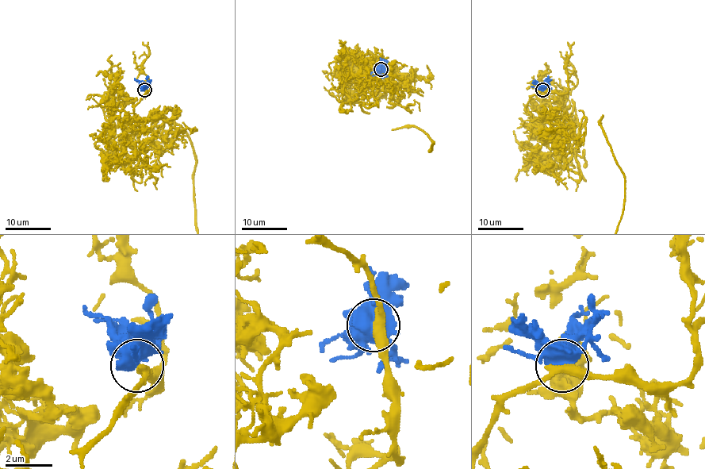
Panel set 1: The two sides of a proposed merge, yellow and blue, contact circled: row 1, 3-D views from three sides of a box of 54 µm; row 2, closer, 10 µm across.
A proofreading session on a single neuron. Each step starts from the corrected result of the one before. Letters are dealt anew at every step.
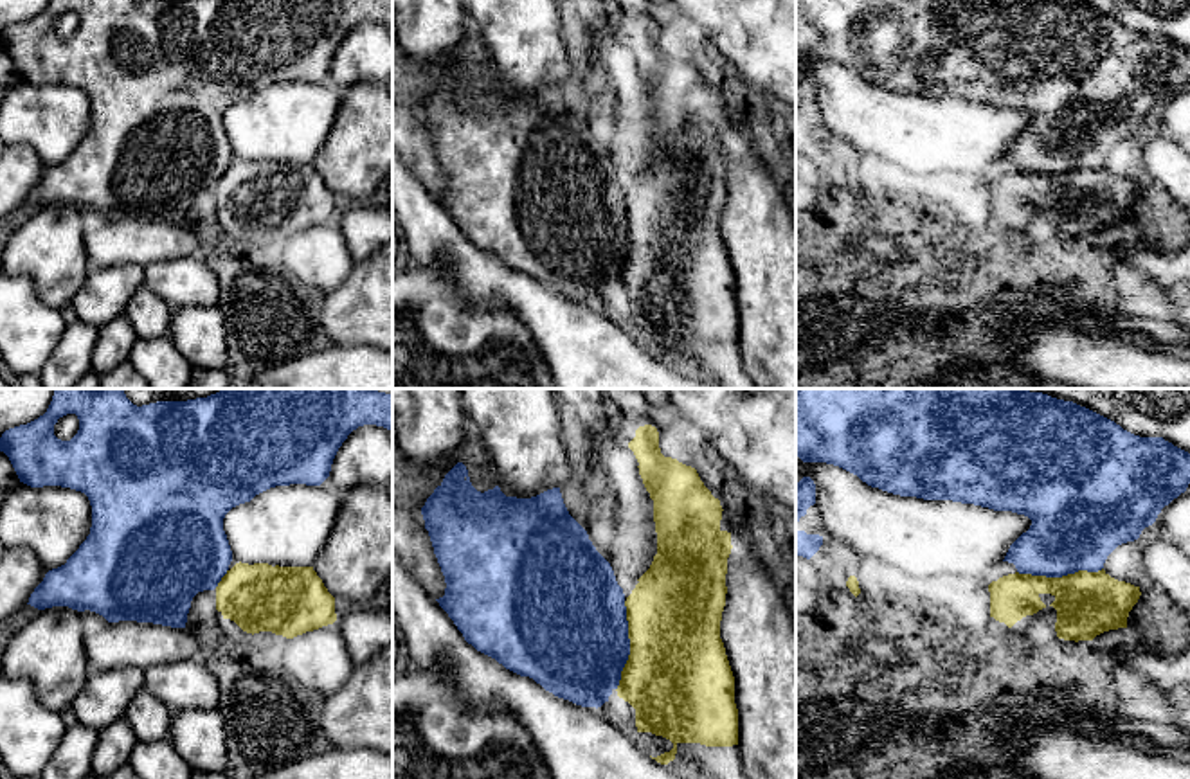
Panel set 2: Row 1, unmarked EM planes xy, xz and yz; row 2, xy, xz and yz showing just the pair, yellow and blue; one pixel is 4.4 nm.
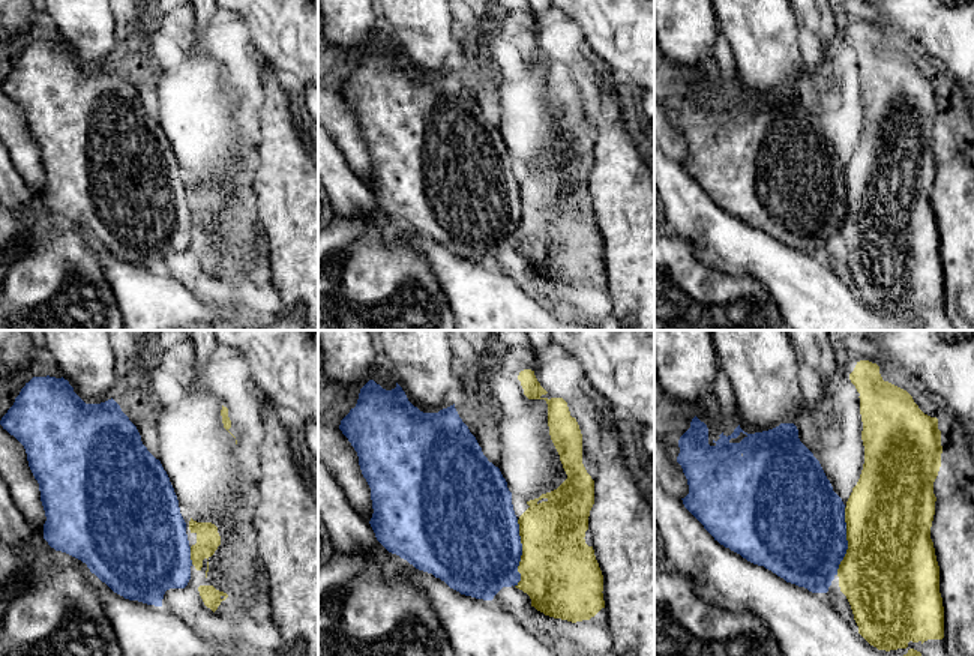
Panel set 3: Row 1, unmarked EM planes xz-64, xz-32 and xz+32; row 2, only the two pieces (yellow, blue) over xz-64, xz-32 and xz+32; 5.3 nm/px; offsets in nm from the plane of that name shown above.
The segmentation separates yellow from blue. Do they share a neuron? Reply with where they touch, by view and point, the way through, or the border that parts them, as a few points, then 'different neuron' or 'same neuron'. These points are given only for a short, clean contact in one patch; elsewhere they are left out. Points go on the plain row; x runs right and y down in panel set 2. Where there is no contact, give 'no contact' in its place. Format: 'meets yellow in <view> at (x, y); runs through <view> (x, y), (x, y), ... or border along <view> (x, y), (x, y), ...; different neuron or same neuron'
meets yellow in xz at (631, 243); runs through xz (677, 274), (649, 245), (631, 243), (575, 240); same neuron

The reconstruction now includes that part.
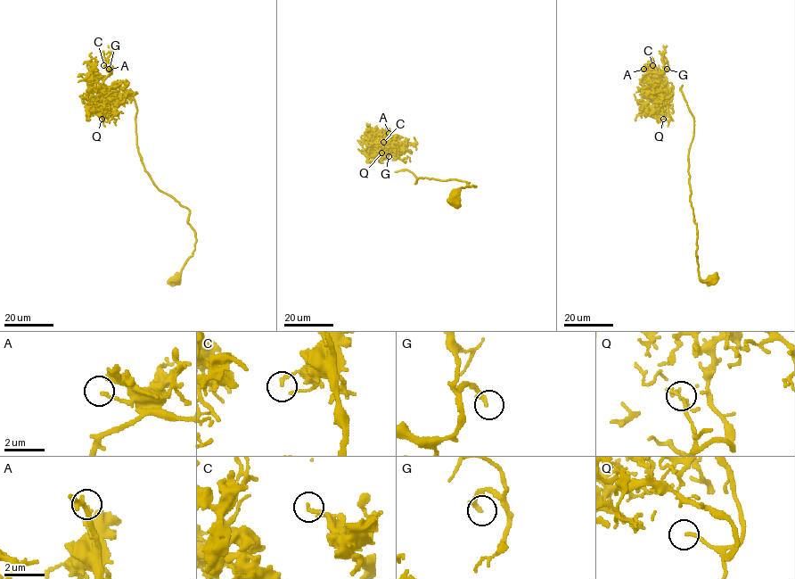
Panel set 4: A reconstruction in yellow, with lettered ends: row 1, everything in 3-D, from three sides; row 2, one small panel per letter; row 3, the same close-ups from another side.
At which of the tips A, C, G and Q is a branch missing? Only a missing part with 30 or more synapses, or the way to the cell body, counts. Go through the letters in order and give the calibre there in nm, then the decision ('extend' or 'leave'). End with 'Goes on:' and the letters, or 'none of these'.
A: 150 nm thick; leave
C: 180 nm thick; leave
G: 220 nm thick; extend
Q: 150 nm thick; extend
Goes on: G, Q

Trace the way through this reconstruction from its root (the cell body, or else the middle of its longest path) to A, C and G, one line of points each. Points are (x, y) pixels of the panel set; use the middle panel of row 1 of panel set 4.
A: (454, 201), (461, 187), (476, 186), (426, 177), (415, 184), (398, 153), (378, 146), (389, 133)
C: (454, 201), (461, 187), (476, 186), (426, 177), (415, 184), (398, 153), (378, 146), (383, 129), (383, 142)
G: (454, 201), (461, 187), (476, 186), (426, 177), (415, 184), (398, 153), (378, 146), (383, 129), (389, 156)

